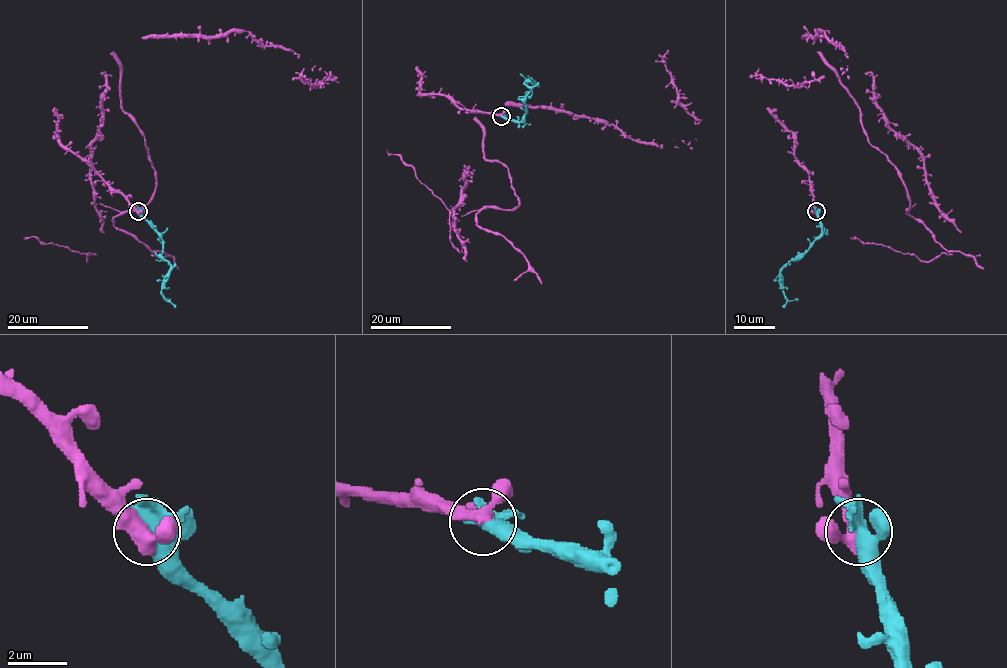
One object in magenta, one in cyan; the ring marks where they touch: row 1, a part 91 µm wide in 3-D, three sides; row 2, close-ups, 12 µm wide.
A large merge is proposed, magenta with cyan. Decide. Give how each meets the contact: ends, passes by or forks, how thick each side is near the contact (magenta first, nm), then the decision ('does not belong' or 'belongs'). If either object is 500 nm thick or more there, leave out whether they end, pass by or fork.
magenta passes by | cyan forks | 440/400 nm | belongs

